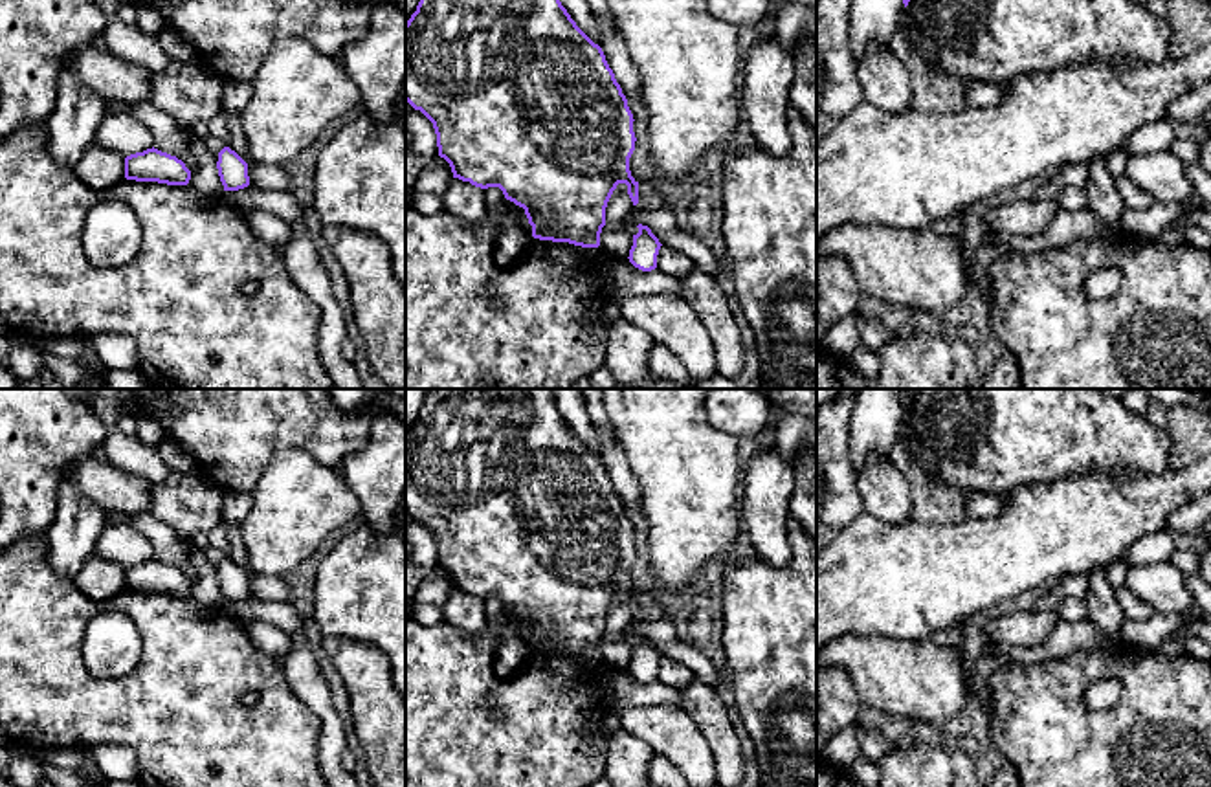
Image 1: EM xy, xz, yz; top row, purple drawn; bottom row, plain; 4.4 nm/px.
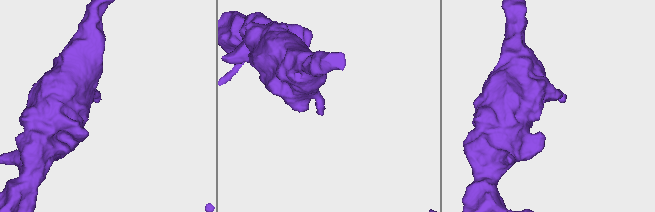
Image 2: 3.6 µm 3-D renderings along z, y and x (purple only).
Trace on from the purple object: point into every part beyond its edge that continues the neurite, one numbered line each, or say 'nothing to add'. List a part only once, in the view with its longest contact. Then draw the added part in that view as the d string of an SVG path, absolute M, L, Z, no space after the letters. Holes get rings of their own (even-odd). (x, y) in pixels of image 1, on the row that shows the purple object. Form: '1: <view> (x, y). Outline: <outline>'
nothing to add

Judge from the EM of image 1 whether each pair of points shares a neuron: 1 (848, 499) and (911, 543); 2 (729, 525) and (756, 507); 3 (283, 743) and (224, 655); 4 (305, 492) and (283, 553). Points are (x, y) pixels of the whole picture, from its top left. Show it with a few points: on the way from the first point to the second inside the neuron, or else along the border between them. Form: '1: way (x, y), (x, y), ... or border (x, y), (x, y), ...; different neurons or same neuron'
1: border (863, 510), (835, 538); different neurons
2: border (736, 501), (742, 527); different neurons
3: way (255, 736), (224, 705), (224, 683); same neuron
4: way (296, 507), (283, 529), (283, 538); same neuron

